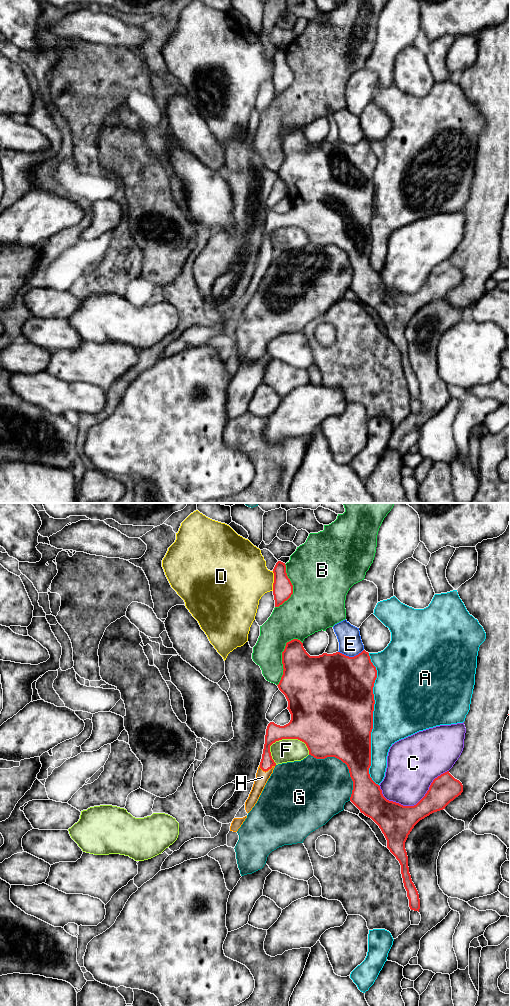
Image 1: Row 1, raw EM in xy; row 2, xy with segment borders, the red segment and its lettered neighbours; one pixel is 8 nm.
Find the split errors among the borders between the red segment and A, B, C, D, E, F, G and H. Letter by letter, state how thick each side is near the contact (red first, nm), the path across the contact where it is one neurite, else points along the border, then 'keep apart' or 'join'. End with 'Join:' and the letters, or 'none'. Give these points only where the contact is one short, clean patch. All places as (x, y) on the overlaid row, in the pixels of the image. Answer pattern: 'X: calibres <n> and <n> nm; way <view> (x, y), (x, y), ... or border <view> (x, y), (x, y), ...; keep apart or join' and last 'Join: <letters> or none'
A: calibres 500 and 440 nm; keep apart
B: calibres 380 and 260 nm; keep apart
C: calibres 280 and 380 nm; keep apart
D: calibres 160 and 420 nm; keep apart
E: calibres 500 and 190 nm; keep apart
F: calibres 420 and 190 nm; keep apart
G: calibres 440 and 440 nm; keep apart
H: calibres 100 and 100 nm; keep apart
Join: none

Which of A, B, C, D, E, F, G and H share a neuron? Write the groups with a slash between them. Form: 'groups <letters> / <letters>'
groups A / B / C / D / E / F / G / H

